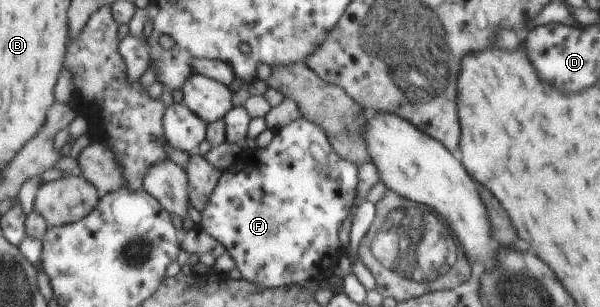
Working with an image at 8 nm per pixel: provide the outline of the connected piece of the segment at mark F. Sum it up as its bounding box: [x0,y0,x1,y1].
[199,117,356,289]

